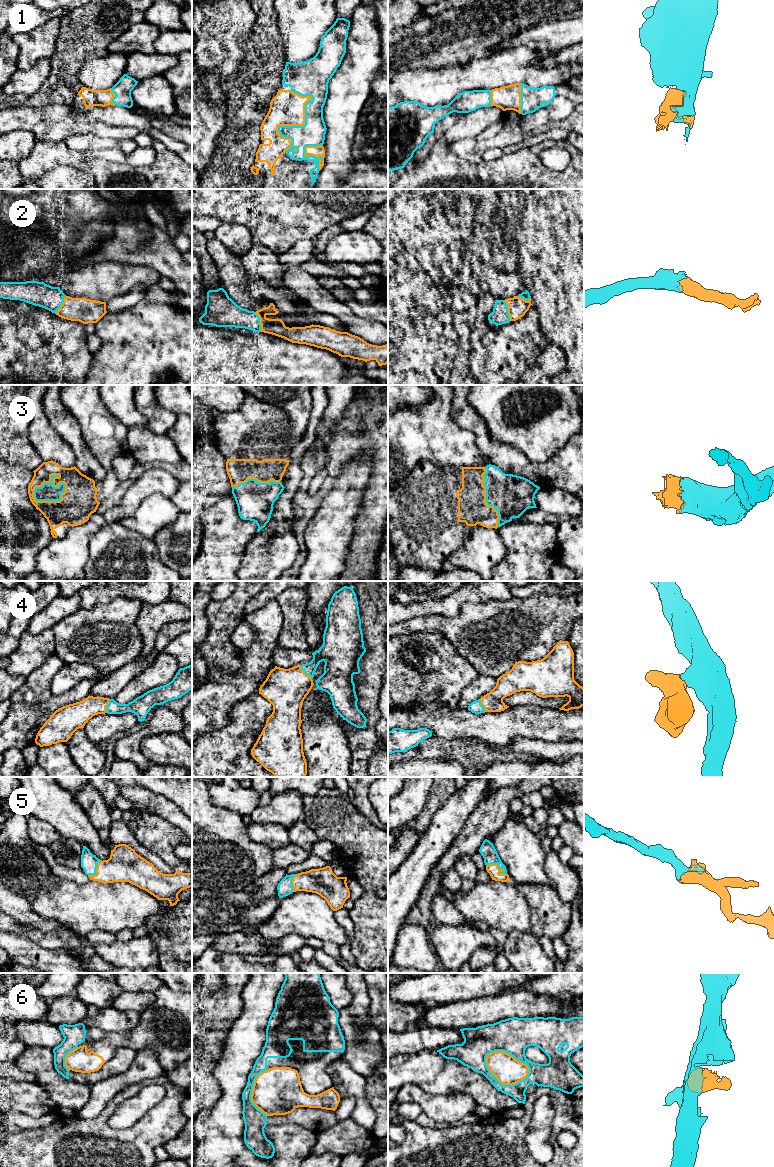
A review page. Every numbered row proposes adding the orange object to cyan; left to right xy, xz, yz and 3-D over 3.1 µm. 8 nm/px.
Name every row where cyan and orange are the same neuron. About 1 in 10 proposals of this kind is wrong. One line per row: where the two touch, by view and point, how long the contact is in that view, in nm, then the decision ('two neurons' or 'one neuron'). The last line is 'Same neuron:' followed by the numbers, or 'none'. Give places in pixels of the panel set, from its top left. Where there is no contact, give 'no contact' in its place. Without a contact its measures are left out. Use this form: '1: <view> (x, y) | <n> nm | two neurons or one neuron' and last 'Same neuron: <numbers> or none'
1: xz (290, 126) | 500 nm | one neuron
2: yz (507, 310) | 180 nm | one neuron
3: xy (42, 486) | 280 nm | one neuron
4: xz (305, 673) | 150 nm | one neuron
5: yz (498, 865) | 180 nm | one neuron
6: yz (511, 1055) | 380 nm | two neurons
Same neuron: 1, 2, 3, 4, 5

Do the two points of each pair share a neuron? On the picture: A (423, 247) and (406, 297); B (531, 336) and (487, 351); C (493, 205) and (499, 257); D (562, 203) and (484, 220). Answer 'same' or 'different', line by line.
A: different
B: same
C: same
D: different

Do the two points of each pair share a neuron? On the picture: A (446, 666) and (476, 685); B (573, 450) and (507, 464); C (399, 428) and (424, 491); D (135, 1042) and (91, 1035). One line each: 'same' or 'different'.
A: different
B: same
C: different
D: different

